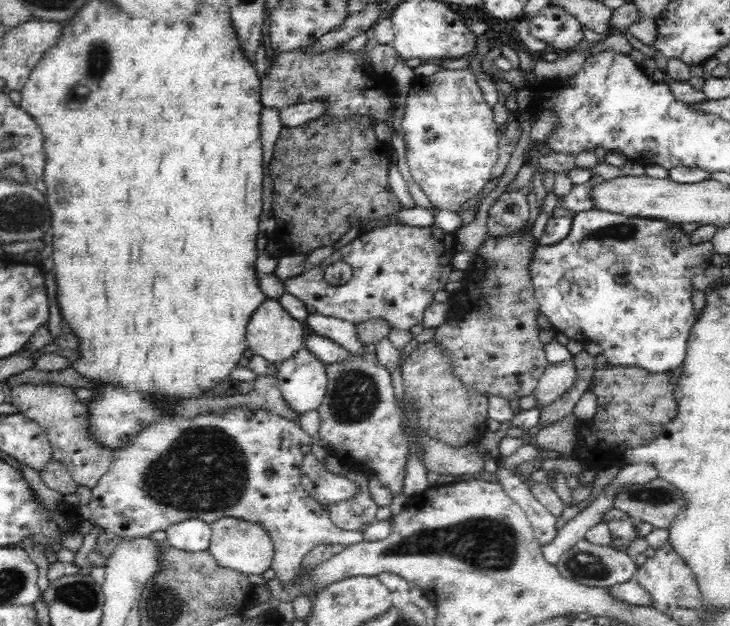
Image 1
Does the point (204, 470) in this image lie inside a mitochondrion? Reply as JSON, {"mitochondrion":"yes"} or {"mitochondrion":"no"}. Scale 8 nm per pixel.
{"mitochondrion":"yes"}

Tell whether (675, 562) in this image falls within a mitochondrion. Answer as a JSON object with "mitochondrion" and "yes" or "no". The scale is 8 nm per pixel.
{"mitochondrion":"no"}

